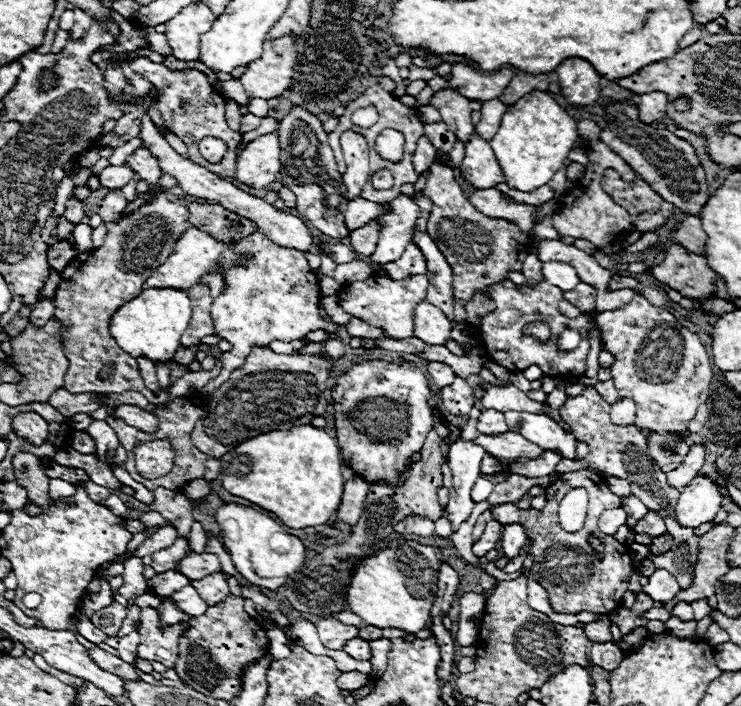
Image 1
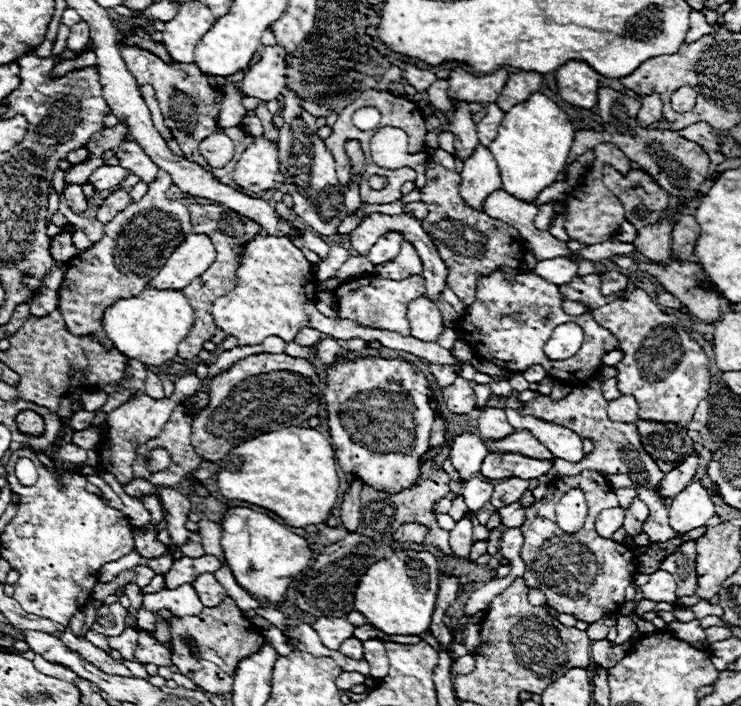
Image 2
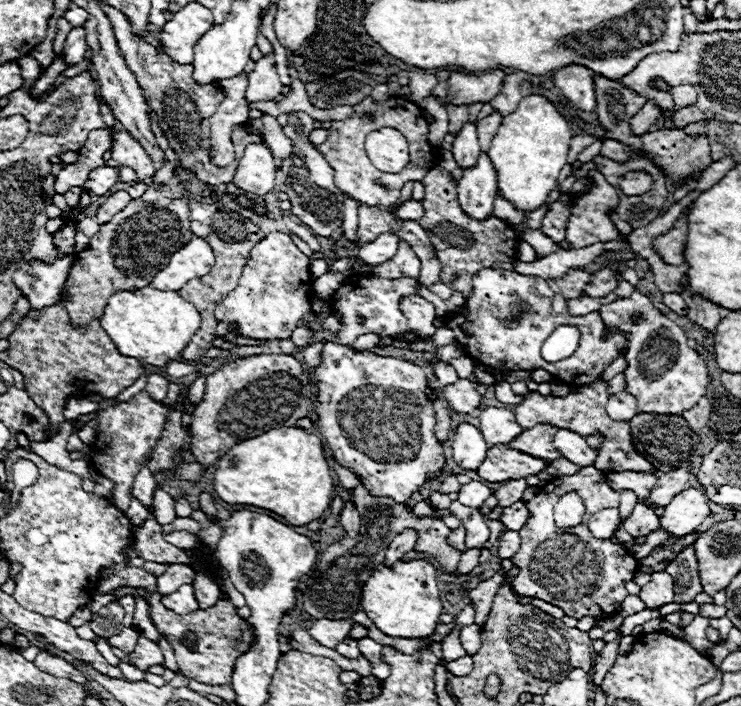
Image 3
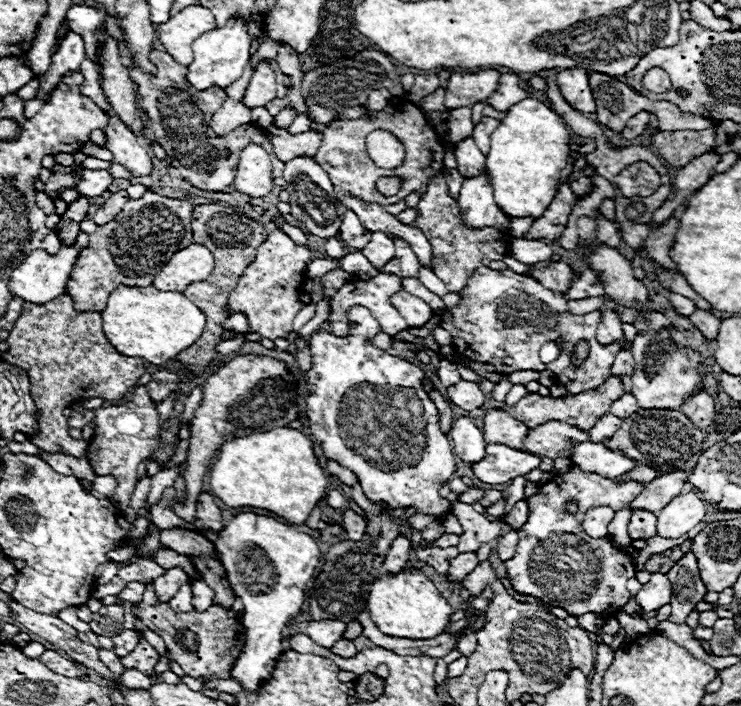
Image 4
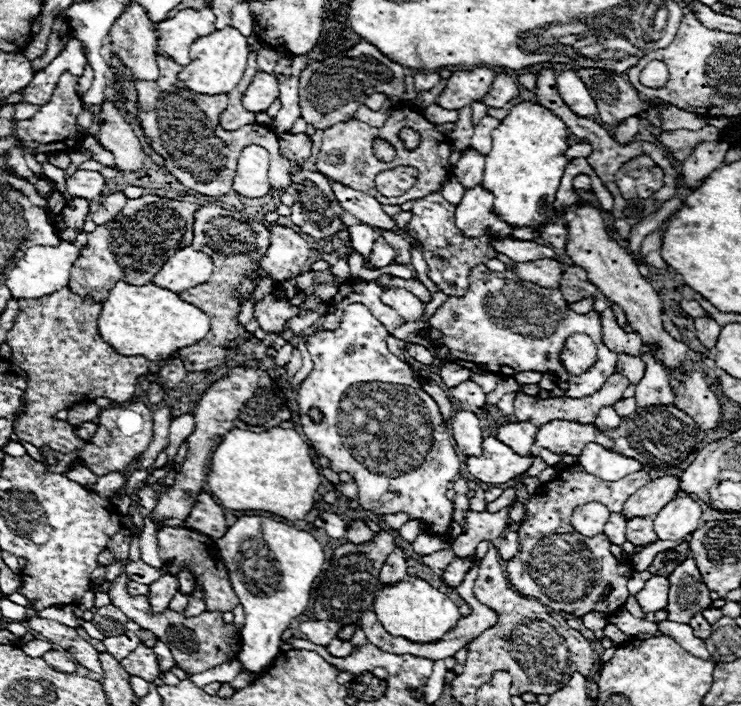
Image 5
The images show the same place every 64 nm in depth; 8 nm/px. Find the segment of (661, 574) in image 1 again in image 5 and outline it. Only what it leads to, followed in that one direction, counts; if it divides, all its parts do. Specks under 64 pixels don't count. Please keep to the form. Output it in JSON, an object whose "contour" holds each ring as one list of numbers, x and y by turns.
{"contour":[[652,576,646,580,644,588,636,594,636,600,642,612,658,612,664,610,668,604,668,578,666,576]]}

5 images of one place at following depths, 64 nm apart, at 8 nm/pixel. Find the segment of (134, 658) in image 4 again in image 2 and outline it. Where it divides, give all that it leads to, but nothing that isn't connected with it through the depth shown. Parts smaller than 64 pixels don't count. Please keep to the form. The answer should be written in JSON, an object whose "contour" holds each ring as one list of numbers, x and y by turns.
{"contour":[[140,630,140,638,138,638,138,646,134,652,134,658,140,664,156,664,156,666,172,666,172,654,166,646,162,646,154,636,146,634]]}

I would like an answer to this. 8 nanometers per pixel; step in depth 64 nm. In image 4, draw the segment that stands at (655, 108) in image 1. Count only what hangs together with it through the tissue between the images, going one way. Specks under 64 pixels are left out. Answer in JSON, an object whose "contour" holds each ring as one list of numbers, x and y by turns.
{"contour":[[638,112,636,116,632,116,632,118,628,120,628,124,626,124,626,128,620,132,620,136,626,138,626,140,634,140,636,136,640,136,640,134,644,132,648,120,650,120,650,114,648,114,648,112]]}

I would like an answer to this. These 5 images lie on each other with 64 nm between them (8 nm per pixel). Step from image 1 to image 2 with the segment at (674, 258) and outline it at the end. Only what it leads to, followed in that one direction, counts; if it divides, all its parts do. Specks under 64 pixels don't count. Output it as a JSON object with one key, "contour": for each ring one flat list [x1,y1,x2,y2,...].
{"contour":[[670,262,668,268,656,264,638,264,642,272,652,274,670,294,674,294,692,314,704,324,714,324,720,318,724,300,714,290,702,290,698,280,704,276,696,262]]}

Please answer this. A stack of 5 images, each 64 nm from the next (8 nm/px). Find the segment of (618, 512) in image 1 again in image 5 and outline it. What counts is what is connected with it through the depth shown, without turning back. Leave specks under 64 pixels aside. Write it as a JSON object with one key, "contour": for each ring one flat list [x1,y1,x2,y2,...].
{"contour":[[592,502,592,504,584,504,584,506,576,508,570,522,576,532,580,532,584,536,596,536,596,534,604,532,604,524,606,524,608,516,610,516,610,510,606,506]]}

